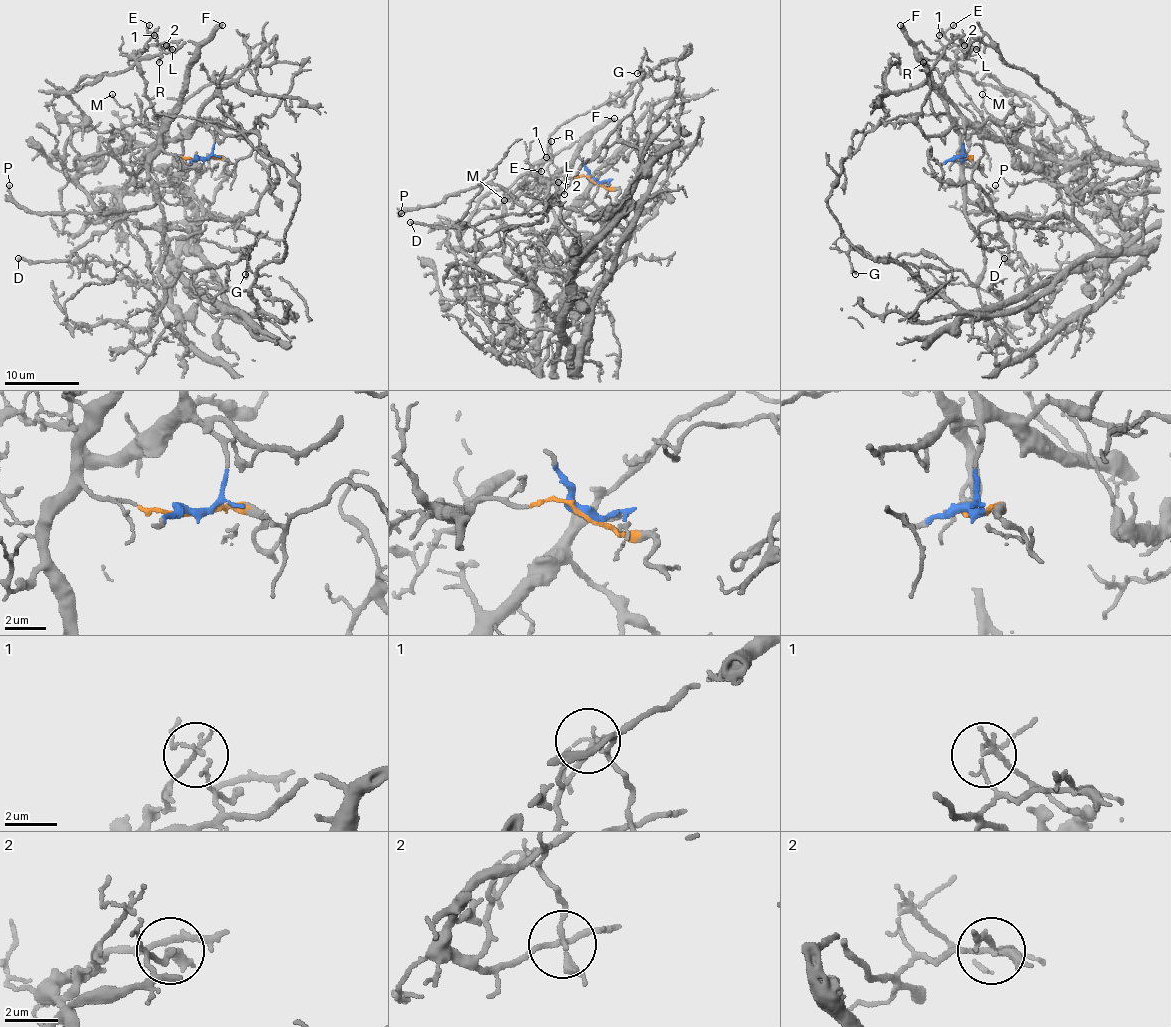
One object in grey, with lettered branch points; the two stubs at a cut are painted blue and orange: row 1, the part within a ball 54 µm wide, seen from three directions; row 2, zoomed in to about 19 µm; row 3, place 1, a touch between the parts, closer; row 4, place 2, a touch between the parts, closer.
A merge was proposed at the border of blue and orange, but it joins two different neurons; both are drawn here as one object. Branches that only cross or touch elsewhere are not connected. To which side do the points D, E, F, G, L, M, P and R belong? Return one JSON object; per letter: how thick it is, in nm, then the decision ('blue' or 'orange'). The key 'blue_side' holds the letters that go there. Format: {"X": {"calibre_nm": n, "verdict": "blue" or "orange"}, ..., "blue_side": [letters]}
{"D": {"calibre_nm": 260, "verdict": "orange"}, "E": {"calibre_nm": 140, "verdict": "orange"}, "F": {"calibre_nm": 440, "verdict": "orange"}, "G": {"calibre_nm": 100, "verdict": "orange"}, "L": {"calibre_nm": 260, "verdict": "orange"}, "M": {"calibre_nm": 80, "verdict": "orange"}, "P": {"calibre_nm": 180, "verdict": "orange"}, "R": {"calibre_nm": 120, "verdict": "orange"}, "blue_side": []}

